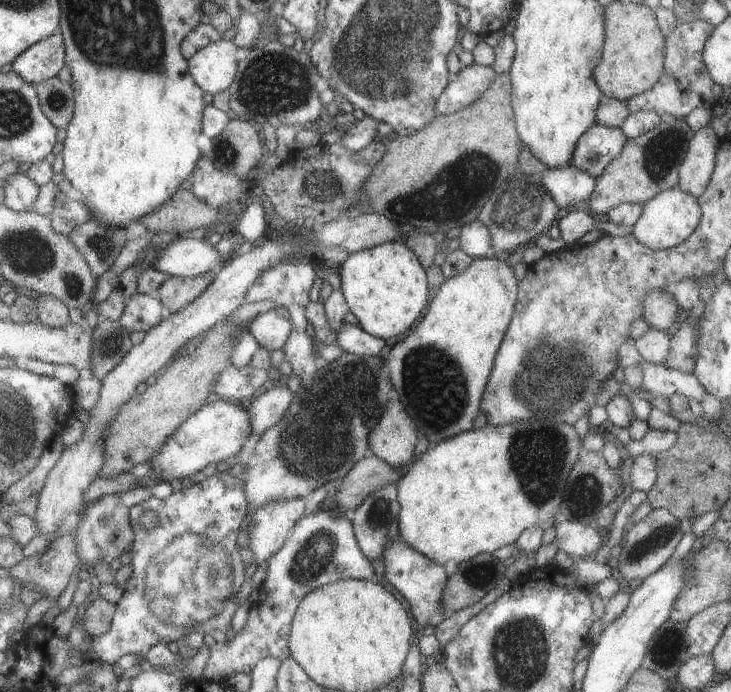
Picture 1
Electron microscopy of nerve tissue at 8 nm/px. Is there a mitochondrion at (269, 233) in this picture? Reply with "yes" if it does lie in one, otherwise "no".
no

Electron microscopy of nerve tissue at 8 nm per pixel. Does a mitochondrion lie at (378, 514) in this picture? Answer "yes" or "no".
yes

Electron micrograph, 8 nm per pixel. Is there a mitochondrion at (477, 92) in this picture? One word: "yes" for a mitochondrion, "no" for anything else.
no

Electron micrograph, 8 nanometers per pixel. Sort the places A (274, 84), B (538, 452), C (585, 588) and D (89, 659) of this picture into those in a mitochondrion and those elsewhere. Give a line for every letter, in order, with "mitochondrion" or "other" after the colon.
A: mitochondrion
B: mitochondrion
C: other
D: other

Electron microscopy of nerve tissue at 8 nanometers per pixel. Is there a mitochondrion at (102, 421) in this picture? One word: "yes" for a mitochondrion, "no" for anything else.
no

